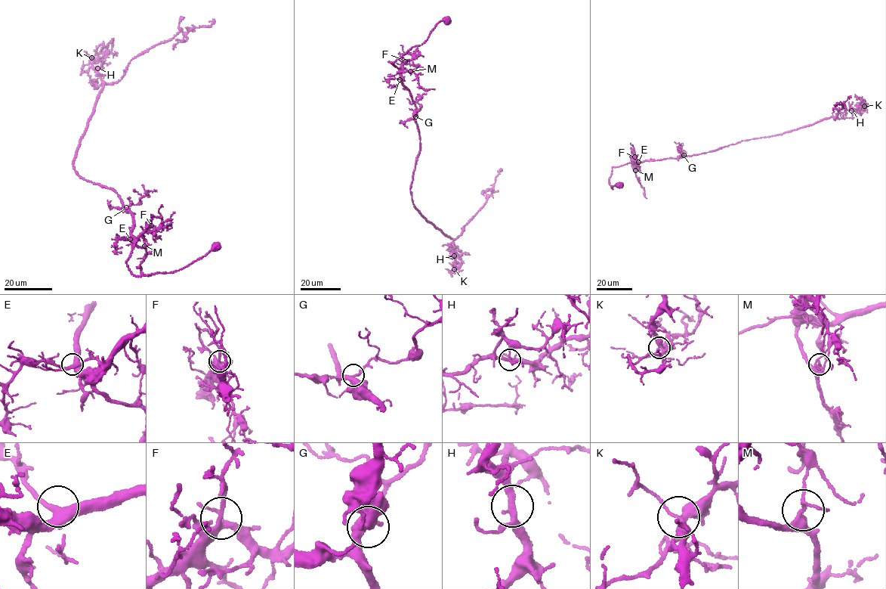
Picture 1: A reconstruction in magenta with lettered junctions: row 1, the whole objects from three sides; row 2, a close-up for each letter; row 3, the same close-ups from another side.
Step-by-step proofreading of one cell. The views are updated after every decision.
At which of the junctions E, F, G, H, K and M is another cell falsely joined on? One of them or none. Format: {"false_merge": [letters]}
{"false_merge": ["M"]}

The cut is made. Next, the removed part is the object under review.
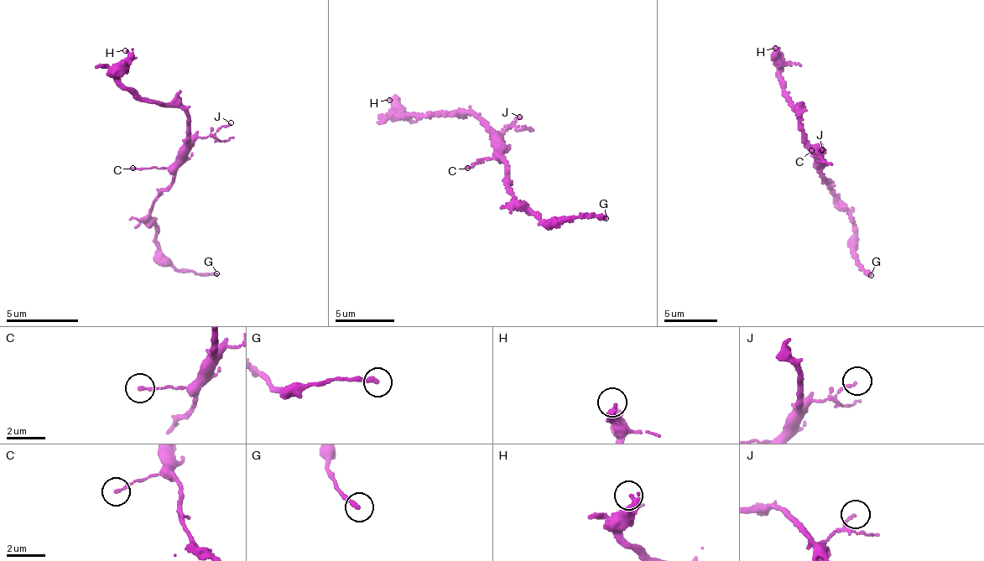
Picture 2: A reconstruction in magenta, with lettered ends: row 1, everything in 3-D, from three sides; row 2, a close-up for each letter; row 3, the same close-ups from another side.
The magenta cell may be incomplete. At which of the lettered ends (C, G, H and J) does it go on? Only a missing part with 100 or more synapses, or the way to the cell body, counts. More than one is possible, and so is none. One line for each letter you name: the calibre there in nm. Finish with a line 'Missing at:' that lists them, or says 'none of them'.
H: 360 nm
Missing at: H

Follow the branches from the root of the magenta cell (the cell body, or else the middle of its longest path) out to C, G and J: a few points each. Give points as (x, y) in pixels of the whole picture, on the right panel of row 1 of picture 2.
C: (821, 165), (815, 160), (816, 156), (811, 150)
G: (821, 165), (821, 177), (828, 183), (840, 208), (851, 216), (857, 243), (854, 255), (871, 275)
J: (821, 165), (823, 153), (817, 150), (820, 153), (822, 149)

